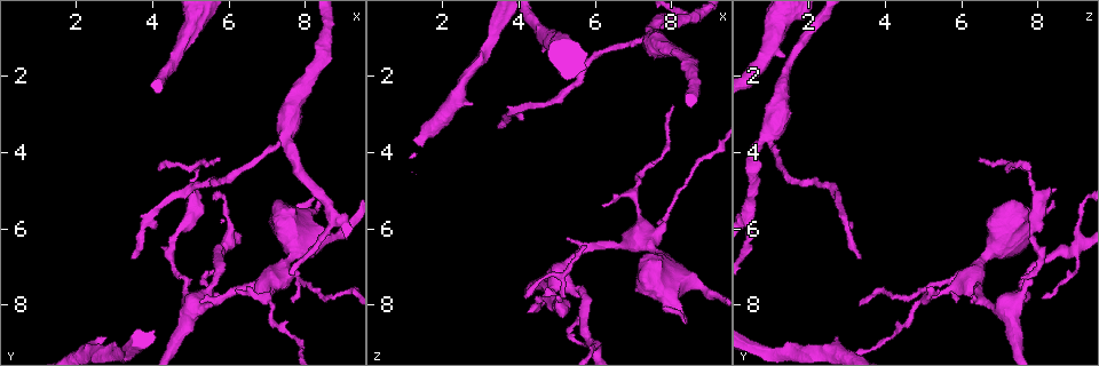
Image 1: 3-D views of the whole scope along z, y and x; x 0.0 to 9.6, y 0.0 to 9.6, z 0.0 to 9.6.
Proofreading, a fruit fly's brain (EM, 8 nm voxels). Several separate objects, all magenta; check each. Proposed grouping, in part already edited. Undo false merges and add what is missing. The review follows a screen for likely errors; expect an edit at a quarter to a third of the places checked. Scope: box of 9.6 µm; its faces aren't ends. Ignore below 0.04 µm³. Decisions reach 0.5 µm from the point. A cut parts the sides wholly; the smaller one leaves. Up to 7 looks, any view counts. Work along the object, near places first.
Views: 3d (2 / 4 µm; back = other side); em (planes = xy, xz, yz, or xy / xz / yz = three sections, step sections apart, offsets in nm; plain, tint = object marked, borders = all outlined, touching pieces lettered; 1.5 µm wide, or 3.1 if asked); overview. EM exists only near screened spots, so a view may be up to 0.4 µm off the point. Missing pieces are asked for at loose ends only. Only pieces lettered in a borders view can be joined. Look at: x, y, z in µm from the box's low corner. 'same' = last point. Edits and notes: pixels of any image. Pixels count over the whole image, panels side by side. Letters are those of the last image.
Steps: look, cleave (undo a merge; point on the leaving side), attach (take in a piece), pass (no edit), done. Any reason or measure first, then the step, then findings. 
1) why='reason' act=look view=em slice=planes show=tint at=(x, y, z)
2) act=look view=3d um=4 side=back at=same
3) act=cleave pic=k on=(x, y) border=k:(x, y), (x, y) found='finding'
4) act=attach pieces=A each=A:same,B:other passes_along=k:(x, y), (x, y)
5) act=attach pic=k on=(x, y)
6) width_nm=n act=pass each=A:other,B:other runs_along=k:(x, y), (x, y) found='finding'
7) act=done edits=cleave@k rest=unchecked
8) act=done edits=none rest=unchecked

act=look view=3d um=2 at=(2.80, 8.85, 2.70)

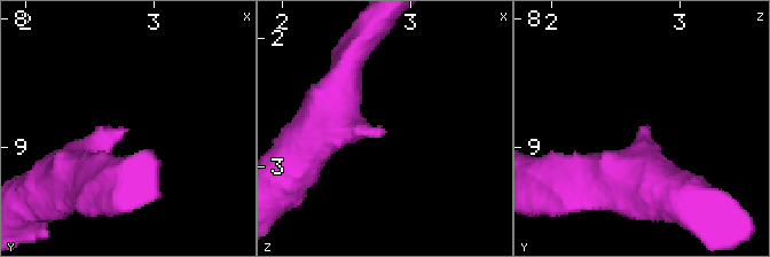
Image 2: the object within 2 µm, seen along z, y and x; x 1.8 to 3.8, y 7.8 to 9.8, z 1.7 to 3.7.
act=look view=em slice=xz step=4 show=tint at=(2.80, 8.86, 2.70)

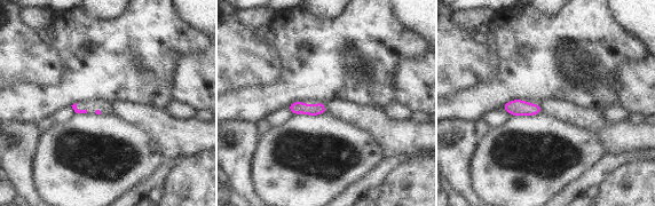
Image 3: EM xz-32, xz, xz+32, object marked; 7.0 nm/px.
why='cut it another way' act=look view=em slice=xy step=8 show=borders at=same

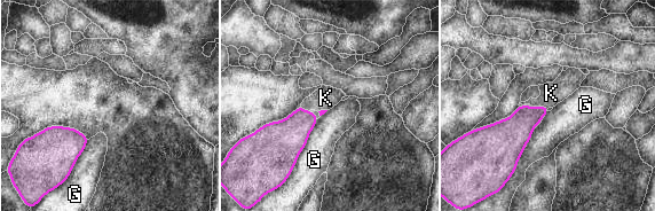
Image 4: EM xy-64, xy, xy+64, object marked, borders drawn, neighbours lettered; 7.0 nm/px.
act=attach pieces=K each=G:other,K:same passes_along=4:(515, 131), (539, 106), (551, 93) found='it goes on there'

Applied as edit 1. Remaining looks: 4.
act=look view=overview

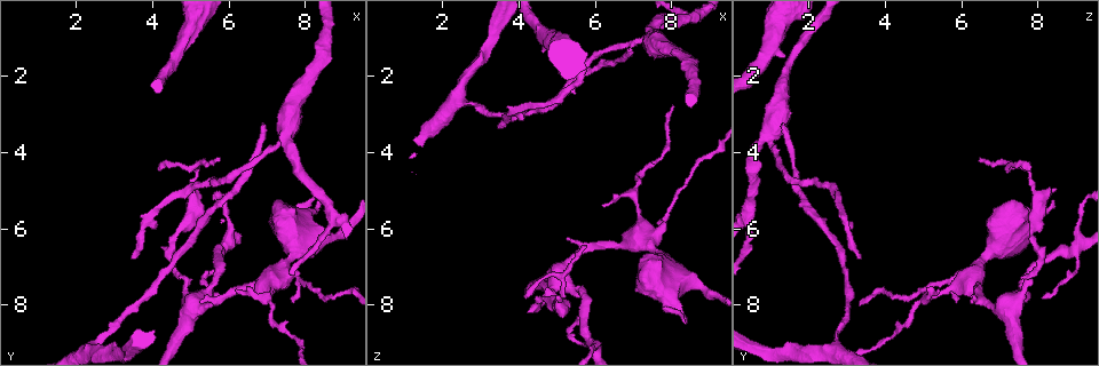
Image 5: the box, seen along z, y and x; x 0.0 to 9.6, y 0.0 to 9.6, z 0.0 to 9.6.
why='free end' act=look view=em slice=planes show=borders at=(3.45, 6.80, 3.30)

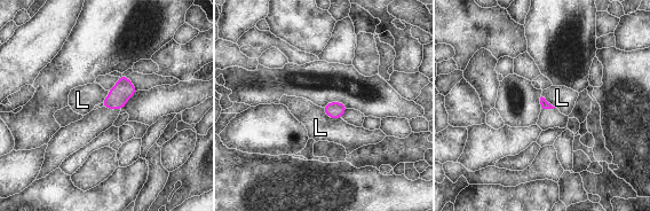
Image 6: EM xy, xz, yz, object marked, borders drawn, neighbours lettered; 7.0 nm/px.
act=pass each=L:other border=6:(322, 108), (330, 117), (340, 118) found='no lettered piece goes on from it'

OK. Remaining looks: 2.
act=done edits=attach@4 rest=unchecked

